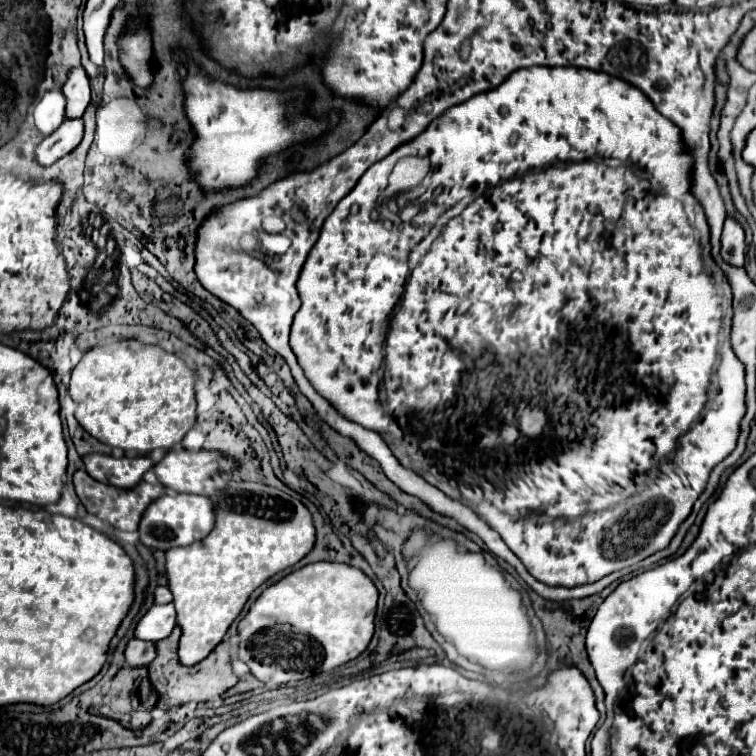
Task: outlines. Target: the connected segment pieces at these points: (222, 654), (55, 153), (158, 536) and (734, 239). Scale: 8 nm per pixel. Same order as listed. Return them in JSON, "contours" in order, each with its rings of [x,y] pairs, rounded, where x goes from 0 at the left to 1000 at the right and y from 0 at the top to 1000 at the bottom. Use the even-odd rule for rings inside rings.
{"contours":[[[[234,828],[226,836],[224,844],[210,847],[208,849],[208,870],[197,881],[200,905],[208,910],[213,931],[216,931],[216,923],[218,923],[218,937],[221,934],[239,934],[239,931],[253,929],[253,926],[258,926],[258,929],[282,926],[282,923],[292,921],[295,915],[300,915],[303,910],[308,910],[313,905],[316,897],[308,892],[308,884],[306,884],[306,865],[303,865],[306,852],[303,852],[303,844],[298,844],[269,876],[263,876],[258,881],[242,881],[242,878],[237,878],[234,854],[229,849],[221,849],[221,847],[237,847],[237,841],[239,841],[239,831]],[[300,870],[303,870],[303,876],[300,876]]],[[[86,159],[73,175],[60,180],[60,185],[49,193],[49,212],[57,220],[75,214],[81,206],[89,206],[110,183],[110,159]]],[[[221,651],[194,672],[184,693],[184,712],[192,722],[202,728],[224,728],[231,722],[250,722],[255,717],[269,714],[282,701],[282,696],[284,696],[284,672],[279,659]]],[[[962,288],[954,312],[954,339],[964,349],[983,352],[985,333],[985,304],[972,288]]]]}

